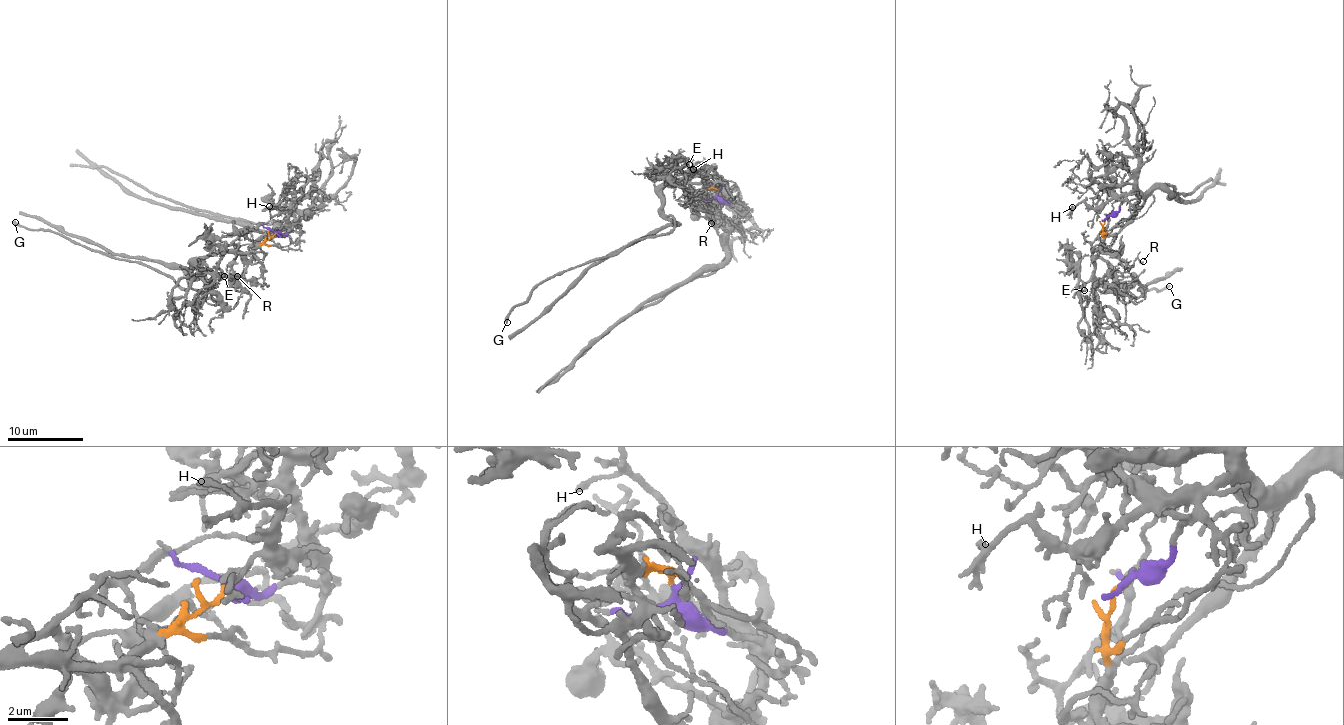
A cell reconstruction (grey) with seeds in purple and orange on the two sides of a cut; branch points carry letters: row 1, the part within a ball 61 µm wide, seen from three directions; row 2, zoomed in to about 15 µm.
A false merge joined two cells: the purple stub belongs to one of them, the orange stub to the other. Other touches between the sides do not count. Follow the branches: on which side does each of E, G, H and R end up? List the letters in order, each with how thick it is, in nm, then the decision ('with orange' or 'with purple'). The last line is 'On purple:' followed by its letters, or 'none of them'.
E: 170 nm | with orange
G: 280 nm | with orange
H: 170 nm | with purple
R: 160 nm | with orange
On purple: H

